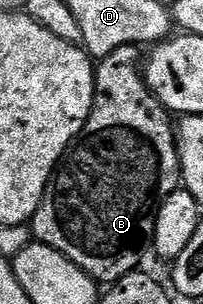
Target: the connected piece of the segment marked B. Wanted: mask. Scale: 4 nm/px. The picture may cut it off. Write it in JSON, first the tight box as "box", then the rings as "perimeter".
{"box":[31,44,181,286],"perimeter":[[[128,44],[127,46],[119,46],[119,50],[100,57],[93,78],[93,113],[87,118],[87,122],[76,140],[69,145],[69,151],[61,157],[60,165],[51,181],[51,190],[46,191],[45,197],[41,199],[41,204],[38,206],[37,212],[31,221],[32,235],[40,243],[59,250],[59,254],[63,254],[71,262],[75,262],[75,266],[82,268],[91,279],[105,286],[116,284],[128,272],[134,271],[140,265],[137,263],[140,262],[141,255],[144,254],[145,248],[147,252],[147,249],[153,242],[153,231],[155,230],[155,222],[157,221],[158,208],[160,208],[161,204],[172,192],[177,191],[181,184],[179,141],[175,135],[175,128],[171,120],[169,124],[169,119],[171,119],[170,113],[158,102],[157,97],[149,91],[149,88],[145,84],[142,68],[143,52],[142,56],[141,52],[142,49],[138,45]]]}

